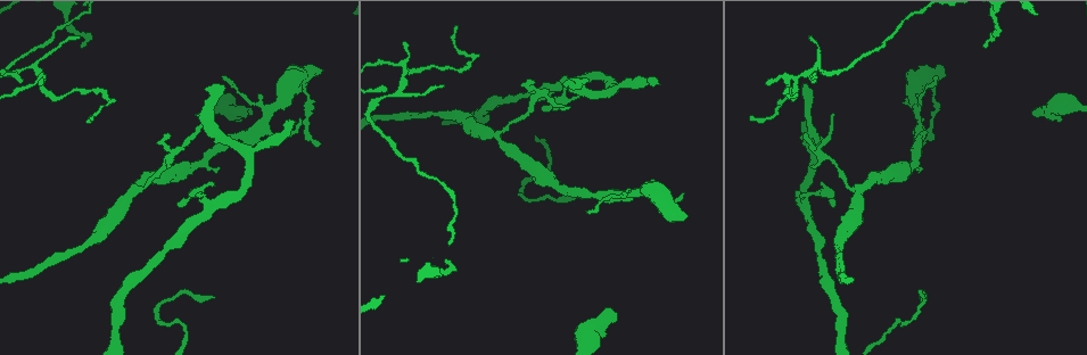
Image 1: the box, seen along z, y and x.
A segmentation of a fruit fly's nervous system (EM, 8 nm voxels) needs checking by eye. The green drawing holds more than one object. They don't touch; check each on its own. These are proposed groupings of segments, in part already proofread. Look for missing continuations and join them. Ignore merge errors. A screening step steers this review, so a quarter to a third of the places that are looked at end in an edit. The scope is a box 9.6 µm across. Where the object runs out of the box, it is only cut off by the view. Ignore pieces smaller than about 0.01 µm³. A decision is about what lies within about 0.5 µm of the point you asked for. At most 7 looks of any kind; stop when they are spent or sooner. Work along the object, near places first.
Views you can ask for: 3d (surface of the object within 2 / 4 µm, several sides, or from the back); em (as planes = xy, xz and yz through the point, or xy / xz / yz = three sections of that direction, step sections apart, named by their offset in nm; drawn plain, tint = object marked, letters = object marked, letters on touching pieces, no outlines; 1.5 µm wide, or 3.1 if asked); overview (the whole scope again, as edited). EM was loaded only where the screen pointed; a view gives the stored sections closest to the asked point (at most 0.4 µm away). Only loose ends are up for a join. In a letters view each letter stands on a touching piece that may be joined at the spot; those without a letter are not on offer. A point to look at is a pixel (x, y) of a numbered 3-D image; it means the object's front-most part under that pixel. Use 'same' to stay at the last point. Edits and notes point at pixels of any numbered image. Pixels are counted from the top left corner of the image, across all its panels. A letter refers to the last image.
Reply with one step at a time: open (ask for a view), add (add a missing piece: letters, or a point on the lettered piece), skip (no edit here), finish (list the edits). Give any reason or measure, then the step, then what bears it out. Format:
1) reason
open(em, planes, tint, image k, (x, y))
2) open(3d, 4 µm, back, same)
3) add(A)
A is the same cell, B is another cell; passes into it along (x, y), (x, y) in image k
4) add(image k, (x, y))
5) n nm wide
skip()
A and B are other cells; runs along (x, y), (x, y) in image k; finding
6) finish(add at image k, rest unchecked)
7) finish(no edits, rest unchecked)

stops while still wide
open(3d, 4 µm, image 1, (1038, 108))

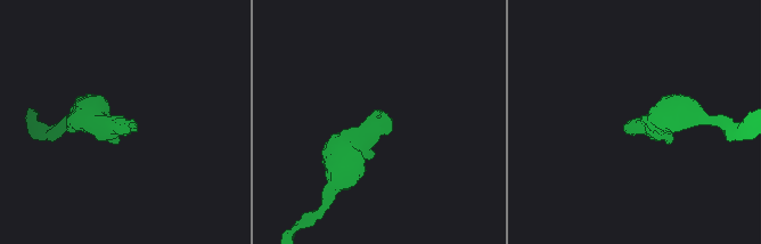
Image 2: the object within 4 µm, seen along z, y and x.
shape alone is not enough
open(em, planes, letters, image 2, (388, 119))

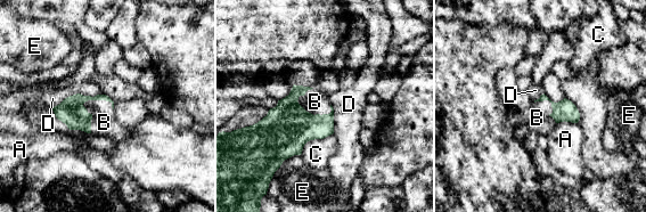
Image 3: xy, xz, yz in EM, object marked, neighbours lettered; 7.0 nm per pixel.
add(B)
B is the same cell, A, C, D and E are other cells; the neuron continues

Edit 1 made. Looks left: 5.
branch stops here
open(3d, 4 µm, image 1, (942, 70))

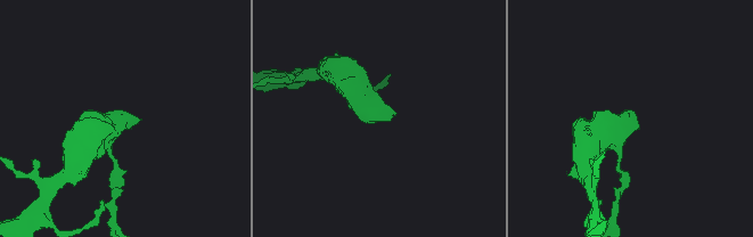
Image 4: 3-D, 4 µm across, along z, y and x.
need the tissue
open(em, planes, letters, image 4, (140, 120))

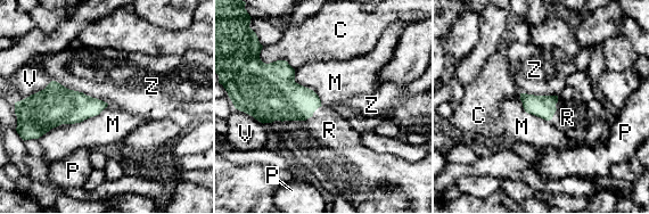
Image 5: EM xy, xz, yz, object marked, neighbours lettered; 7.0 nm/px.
add(R)
R is the same cell, C, M, P, V and Z are other cells; it goes on there

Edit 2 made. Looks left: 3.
open(overview)

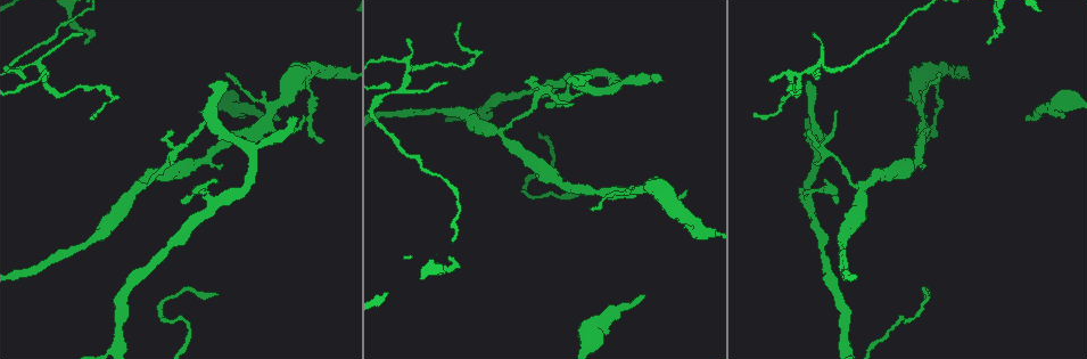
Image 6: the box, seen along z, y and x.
an open end
open(em, xz, step 8, tint, image 6, (298, 118))

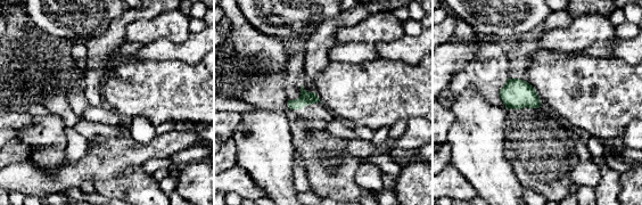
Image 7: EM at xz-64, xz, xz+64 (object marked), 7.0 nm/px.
open(em, planes, letters, same)

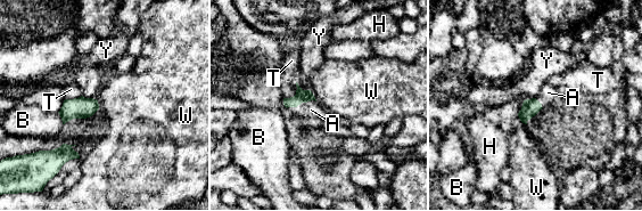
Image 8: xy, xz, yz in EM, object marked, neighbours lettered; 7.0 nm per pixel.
add(A)
A is the same cell, B, H, T, W and Y are other cells; the neuron continues

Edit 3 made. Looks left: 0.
finish(add at image 3, add at image 5, add at image 8, rest unchecked)

